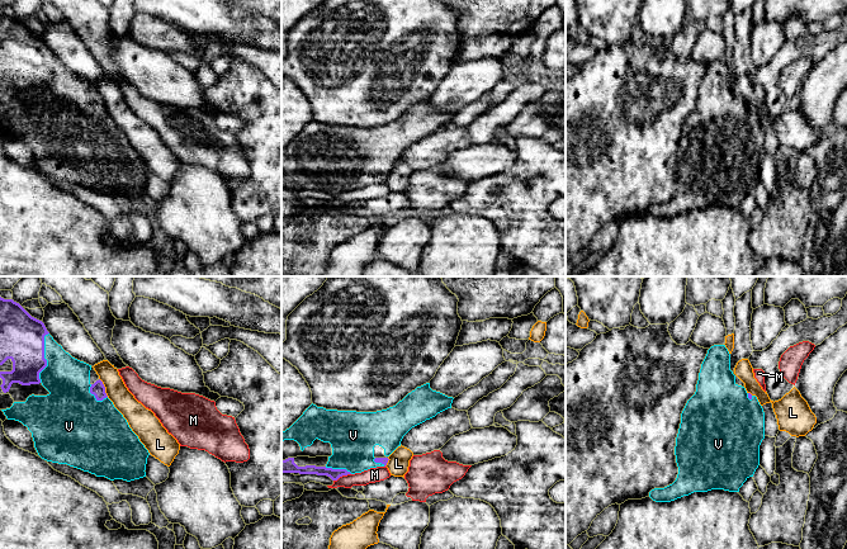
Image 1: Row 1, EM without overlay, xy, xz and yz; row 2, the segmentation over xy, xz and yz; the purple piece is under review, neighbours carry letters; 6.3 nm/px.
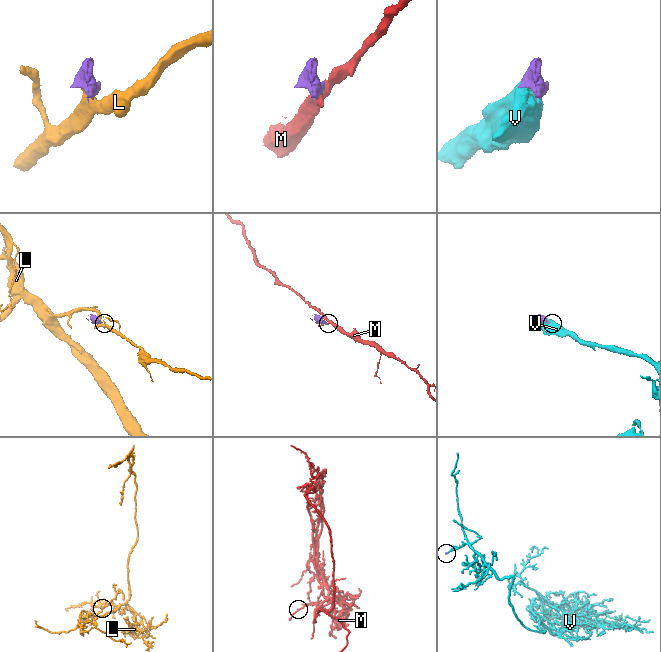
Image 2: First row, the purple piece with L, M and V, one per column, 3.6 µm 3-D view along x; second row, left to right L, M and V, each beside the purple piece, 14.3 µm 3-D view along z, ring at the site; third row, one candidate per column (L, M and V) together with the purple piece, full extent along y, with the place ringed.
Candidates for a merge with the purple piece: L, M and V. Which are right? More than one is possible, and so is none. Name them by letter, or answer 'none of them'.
V

